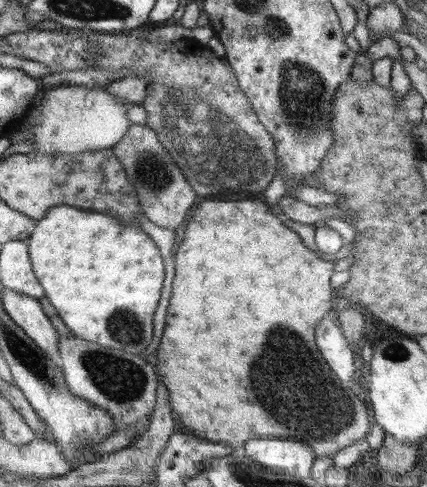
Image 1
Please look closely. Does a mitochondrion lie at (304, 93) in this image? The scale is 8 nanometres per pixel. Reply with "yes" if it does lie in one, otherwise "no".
yes

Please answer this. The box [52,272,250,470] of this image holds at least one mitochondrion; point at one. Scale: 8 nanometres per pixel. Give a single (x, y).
(120, 380)

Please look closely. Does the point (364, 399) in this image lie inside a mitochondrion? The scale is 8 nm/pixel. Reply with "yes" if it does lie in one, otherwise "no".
no

